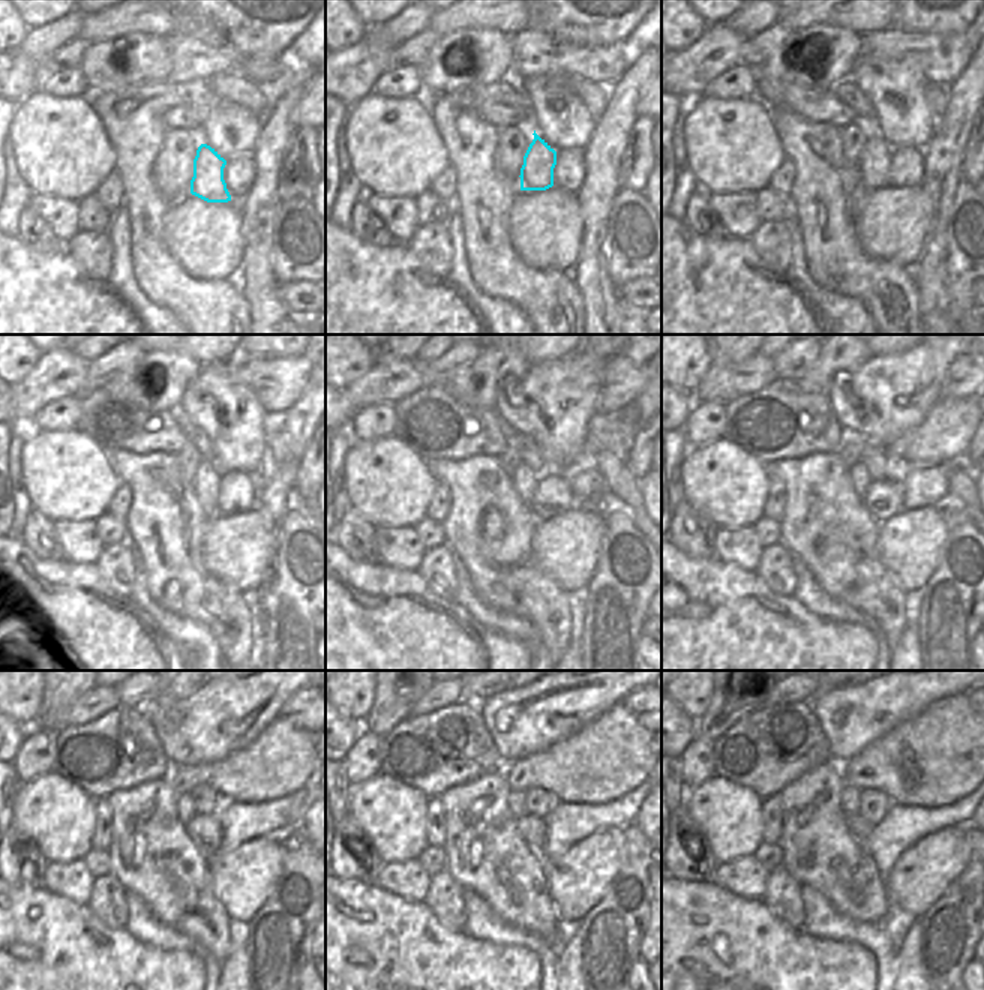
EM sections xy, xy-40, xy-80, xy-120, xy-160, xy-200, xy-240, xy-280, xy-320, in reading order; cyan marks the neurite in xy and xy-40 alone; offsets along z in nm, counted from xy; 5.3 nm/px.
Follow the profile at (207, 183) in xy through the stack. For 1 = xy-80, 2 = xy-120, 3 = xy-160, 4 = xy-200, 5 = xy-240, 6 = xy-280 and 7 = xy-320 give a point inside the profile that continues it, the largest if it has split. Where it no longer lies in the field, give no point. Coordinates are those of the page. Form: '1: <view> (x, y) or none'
1: xy-80 (875, 159)
2: xy-120 (200, 495)
3: xy-160 (524, 480)
4: xy-200 (860, 477)
5: xy-240 (183, 803)
6: xy-280 (516, 800)
7: xy-320 (849, 795)

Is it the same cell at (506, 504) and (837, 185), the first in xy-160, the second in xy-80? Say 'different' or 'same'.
same

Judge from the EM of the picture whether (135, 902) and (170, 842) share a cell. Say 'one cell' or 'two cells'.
two cells

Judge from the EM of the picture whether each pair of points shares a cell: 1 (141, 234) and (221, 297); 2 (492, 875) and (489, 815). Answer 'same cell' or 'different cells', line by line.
1: same cell
2: same cell

